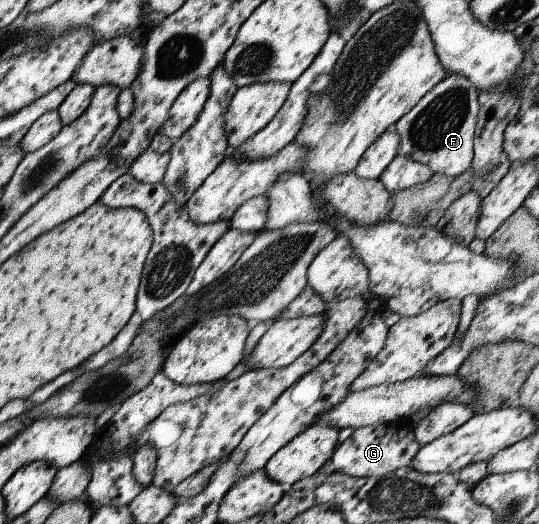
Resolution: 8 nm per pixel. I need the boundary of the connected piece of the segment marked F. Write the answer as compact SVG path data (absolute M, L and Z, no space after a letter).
M449 73L395 124L400 135L398 153L429 165L435 174L449 177L457 177L471 168L480 108L478 94L467 76Z

